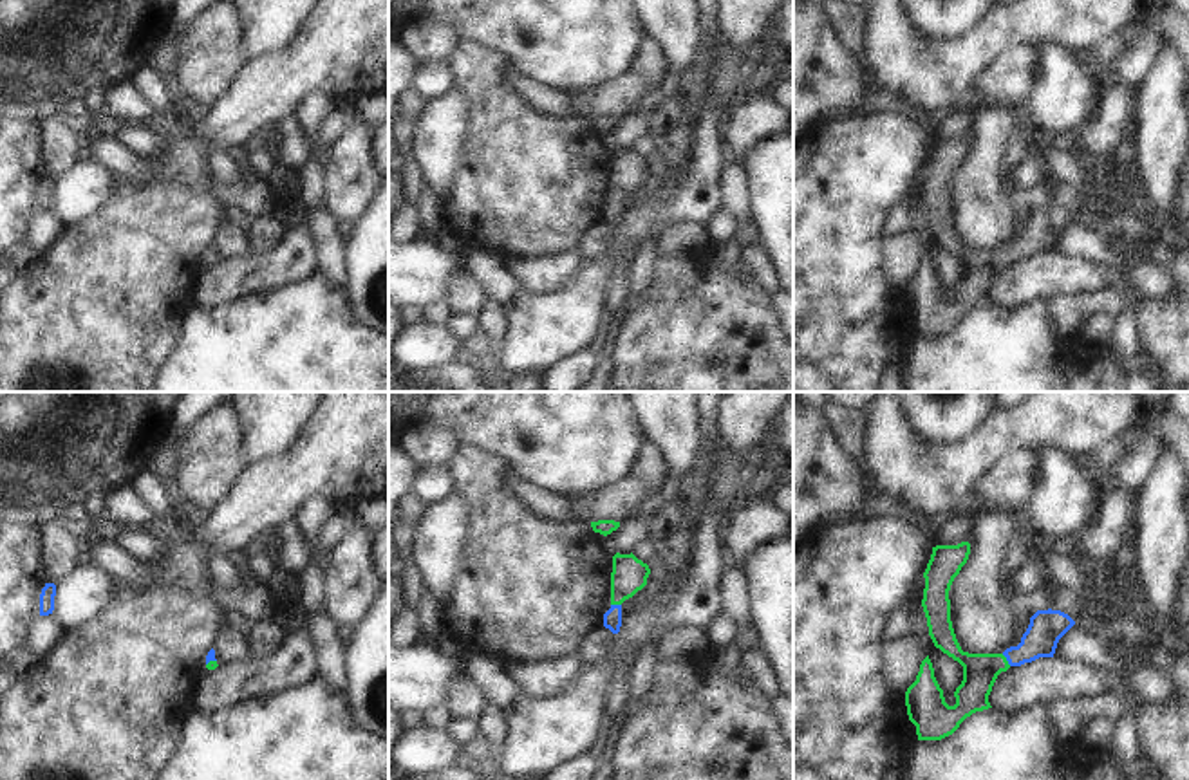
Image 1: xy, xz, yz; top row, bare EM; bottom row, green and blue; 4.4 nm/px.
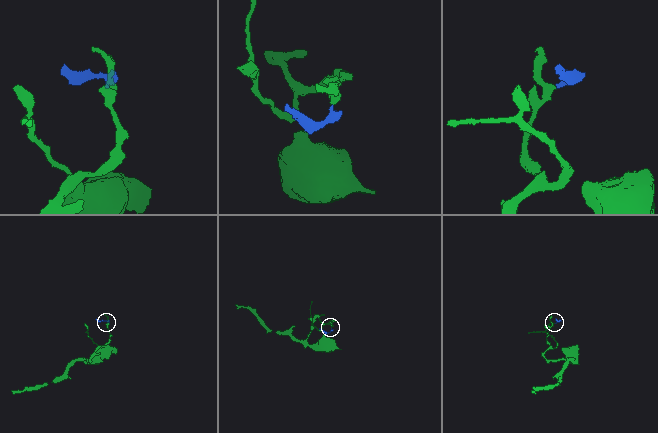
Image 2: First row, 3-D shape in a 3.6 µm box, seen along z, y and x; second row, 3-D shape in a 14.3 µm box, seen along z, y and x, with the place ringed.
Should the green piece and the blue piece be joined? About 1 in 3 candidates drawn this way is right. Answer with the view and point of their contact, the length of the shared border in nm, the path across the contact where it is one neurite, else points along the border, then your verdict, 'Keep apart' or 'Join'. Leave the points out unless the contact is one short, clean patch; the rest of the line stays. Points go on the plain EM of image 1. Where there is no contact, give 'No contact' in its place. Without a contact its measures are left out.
Touches green at yz (1005, 255). Shared border 70 nm. Path across: yz (980, 266), (1005, 255), (1018, 251), (1047, 222). Join

